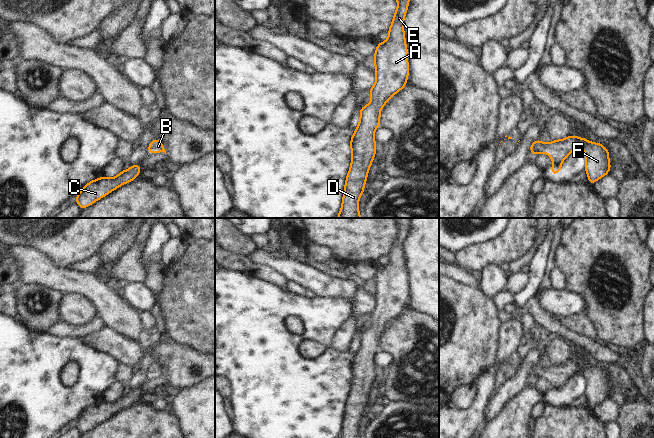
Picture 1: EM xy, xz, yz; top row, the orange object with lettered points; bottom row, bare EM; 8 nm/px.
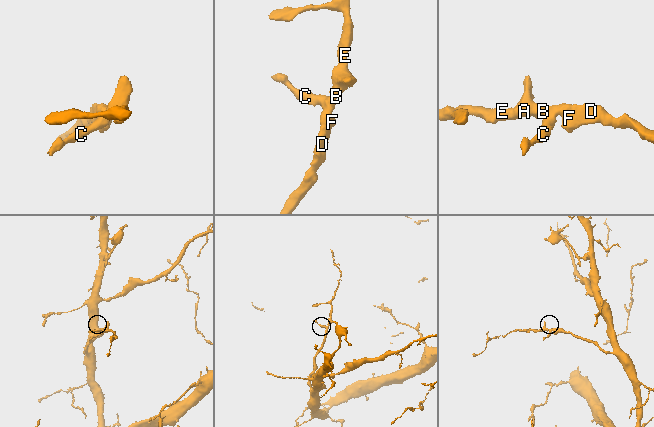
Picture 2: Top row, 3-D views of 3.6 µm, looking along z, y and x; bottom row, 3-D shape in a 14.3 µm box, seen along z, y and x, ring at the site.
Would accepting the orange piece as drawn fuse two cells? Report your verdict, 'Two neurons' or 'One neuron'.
One neuron

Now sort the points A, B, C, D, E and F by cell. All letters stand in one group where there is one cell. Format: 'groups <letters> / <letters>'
groups A B C D E F

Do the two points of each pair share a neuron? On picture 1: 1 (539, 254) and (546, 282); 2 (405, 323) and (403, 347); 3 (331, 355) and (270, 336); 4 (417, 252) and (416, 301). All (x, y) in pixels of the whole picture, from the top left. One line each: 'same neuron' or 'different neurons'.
1: different neurons
2: same neuron
3: same neuron
4: same neuron

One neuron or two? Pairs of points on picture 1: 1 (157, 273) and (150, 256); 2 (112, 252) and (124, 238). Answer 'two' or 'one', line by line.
1: two
2: one

